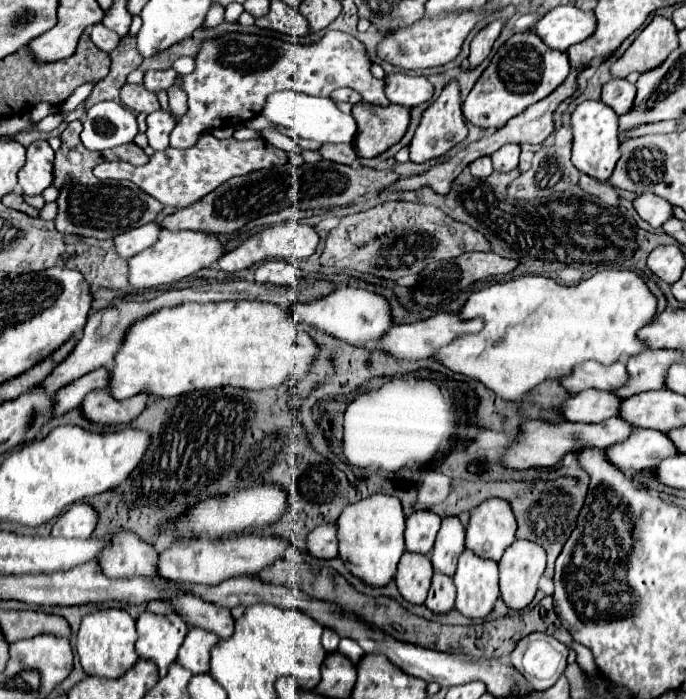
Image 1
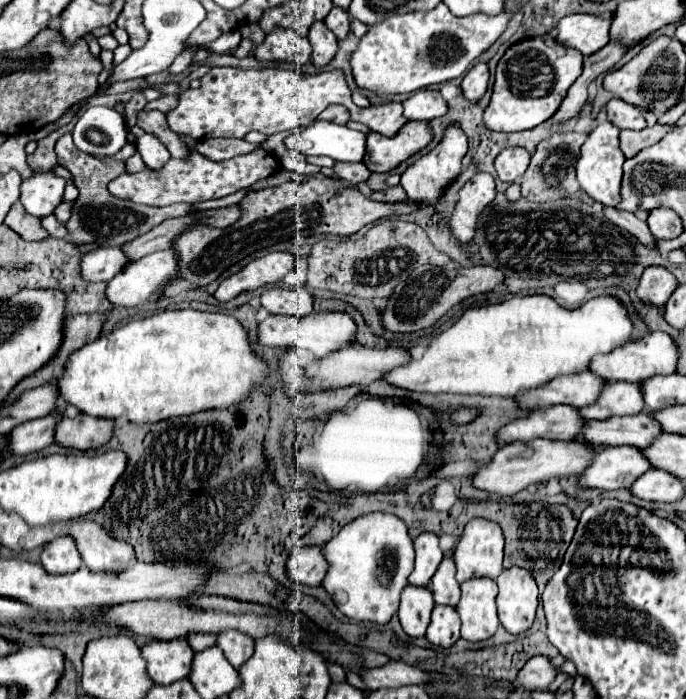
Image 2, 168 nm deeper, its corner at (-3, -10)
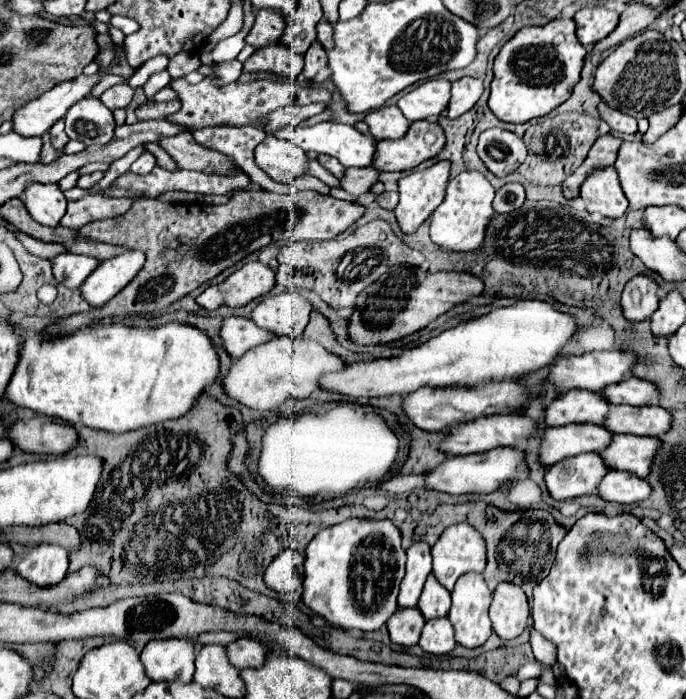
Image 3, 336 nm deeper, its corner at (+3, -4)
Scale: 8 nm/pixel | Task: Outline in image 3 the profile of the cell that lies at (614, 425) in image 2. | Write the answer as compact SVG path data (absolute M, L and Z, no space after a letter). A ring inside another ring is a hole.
M567 424L547 428L539 446L539 462L541 466L551 466L563 458L599 452L605 448L605 444L609 444L609 440L609 432L597 424Z

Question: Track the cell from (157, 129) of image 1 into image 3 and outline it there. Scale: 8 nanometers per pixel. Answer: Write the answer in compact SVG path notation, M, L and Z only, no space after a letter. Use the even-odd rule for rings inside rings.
M143 152L131 166L133 174L149 174L155 168L155 156L151 152Z

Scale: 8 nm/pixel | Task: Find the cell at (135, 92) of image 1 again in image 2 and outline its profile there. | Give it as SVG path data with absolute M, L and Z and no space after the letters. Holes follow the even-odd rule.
M141 110L137 114L137 126L141 126L149 134L155 134L167 146L167 150L171 152L173 158L183 158L183 154L187 154L189 146L183 144L179 140L179 136L167 126L167 118L165 118L163 112L159 112L159 110L151 110L151 112Z

